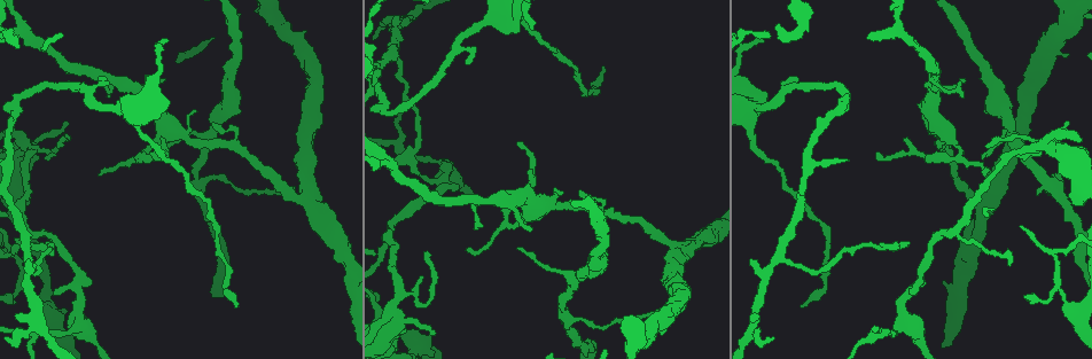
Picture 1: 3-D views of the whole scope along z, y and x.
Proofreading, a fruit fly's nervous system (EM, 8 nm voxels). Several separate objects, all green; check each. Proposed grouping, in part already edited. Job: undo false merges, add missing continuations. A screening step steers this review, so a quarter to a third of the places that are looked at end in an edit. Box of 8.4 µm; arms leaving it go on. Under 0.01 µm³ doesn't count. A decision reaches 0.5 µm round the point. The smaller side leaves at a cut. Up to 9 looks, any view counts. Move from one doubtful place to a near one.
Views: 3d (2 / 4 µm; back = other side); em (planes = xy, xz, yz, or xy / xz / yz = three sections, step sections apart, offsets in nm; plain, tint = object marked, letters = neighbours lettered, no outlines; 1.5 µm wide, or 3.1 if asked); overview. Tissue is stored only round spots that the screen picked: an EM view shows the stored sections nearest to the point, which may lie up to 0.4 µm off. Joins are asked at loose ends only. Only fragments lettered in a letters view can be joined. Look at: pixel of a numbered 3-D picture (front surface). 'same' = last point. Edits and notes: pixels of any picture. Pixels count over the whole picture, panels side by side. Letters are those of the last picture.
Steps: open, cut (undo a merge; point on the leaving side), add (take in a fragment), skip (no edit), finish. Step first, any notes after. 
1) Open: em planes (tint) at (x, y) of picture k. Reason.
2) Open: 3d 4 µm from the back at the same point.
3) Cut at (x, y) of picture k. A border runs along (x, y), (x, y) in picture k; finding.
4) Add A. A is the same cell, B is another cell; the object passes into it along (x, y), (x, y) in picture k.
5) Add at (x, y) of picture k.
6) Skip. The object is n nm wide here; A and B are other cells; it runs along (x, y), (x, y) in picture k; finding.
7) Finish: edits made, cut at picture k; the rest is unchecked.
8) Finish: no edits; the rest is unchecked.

Open: em planes (letters) at (31, 334) of picture 1. Three arms meet.

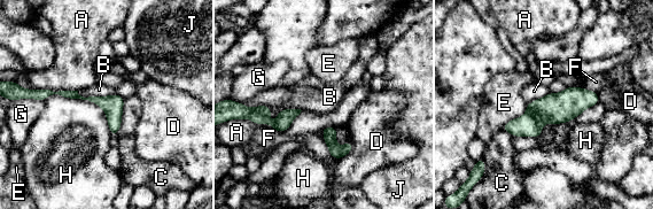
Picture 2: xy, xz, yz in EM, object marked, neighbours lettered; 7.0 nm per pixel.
Skip. A, B, C, D, E, F, G, H and J are other cells; all the same neuron.

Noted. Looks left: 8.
Open: em yz step 4 (letters) at (394, 16) of picture 1. Branch stops here.

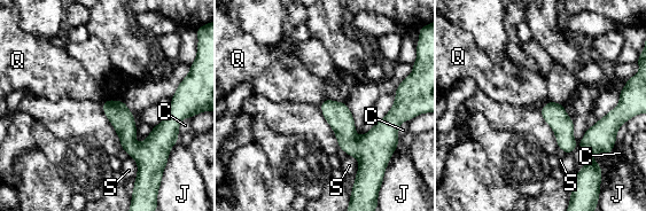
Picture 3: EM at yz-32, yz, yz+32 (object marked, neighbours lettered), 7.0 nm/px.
Open: em planes (letters) at the same point. Cut it another way.

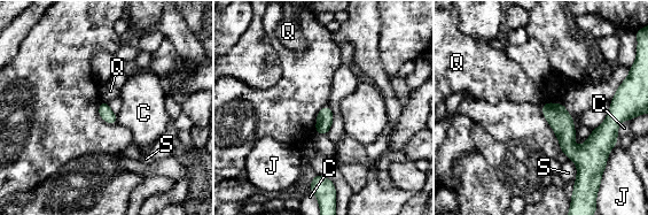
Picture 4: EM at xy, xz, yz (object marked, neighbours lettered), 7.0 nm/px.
Skip. C, J, Q and S are other cells; a border runs along (102, 100), (107, 102) in picture 4; no lettered fragment goes on from it.

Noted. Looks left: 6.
Open: em yz step 8 (tint) at (847, 99) of picture 1. Sharp bend.

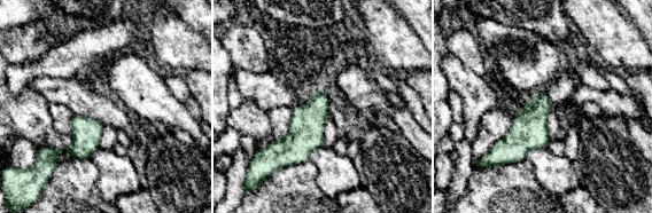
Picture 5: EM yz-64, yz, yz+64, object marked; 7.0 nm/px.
Open: em xy step 8 (tint) at the same point.

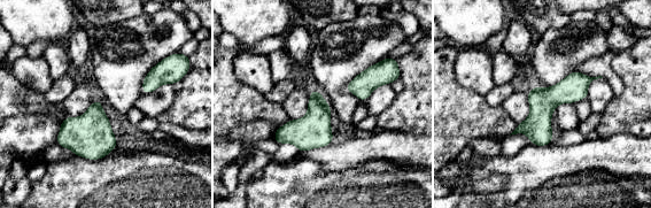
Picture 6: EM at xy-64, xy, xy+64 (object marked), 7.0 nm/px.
Open: em xy step 8 (letters) at the same point.

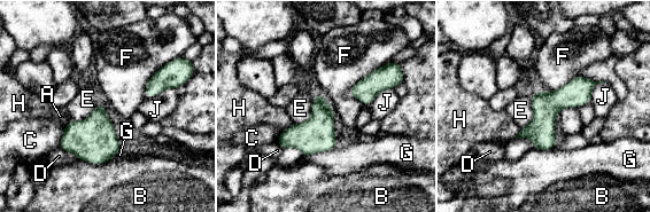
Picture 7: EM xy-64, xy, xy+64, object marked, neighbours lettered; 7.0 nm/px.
Skip. The object is 140 nm wide here; A, B, C, D, E, F, G, H and J are other cells; it runs along (592, 84), (563, 97), (521, 134) in picture 7; one neuron here.

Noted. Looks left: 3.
Open: em xy step 8 (letters) at (533, 26) of picture 1. Branch stops here.

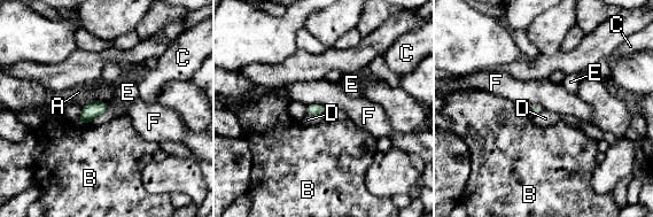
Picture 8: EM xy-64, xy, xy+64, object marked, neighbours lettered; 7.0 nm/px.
Open: em planes (letters) at the same point. Another direction.

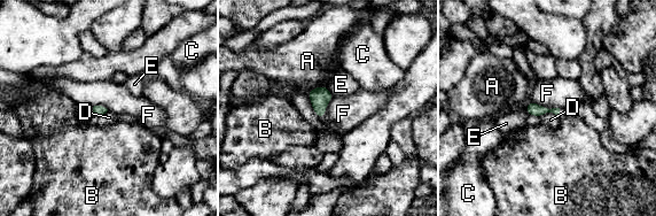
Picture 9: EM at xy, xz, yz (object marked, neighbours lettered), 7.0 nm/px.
Skip. A, B, C, D, E and F are other cells; a border runs along (530, 100), (548, 108), (560, 108) in picture 9; none of them fits.

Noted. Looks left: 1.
Finish: no edits; the rest is unchecked.

